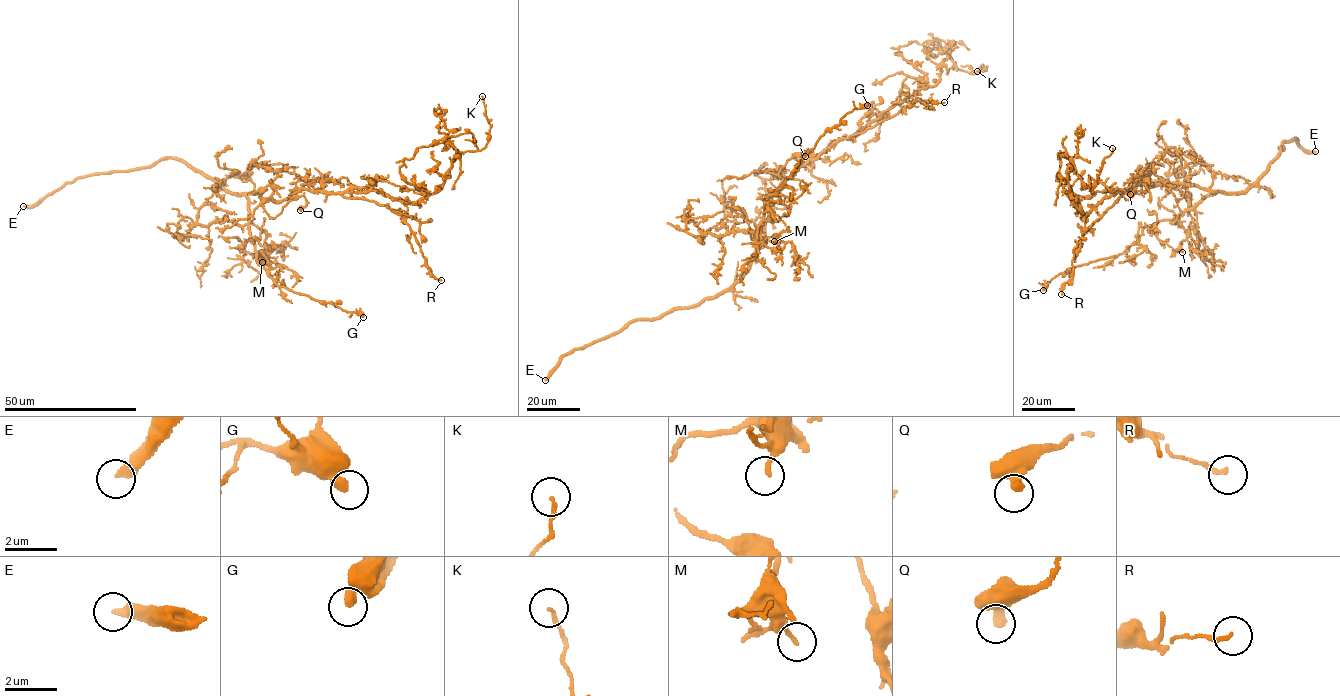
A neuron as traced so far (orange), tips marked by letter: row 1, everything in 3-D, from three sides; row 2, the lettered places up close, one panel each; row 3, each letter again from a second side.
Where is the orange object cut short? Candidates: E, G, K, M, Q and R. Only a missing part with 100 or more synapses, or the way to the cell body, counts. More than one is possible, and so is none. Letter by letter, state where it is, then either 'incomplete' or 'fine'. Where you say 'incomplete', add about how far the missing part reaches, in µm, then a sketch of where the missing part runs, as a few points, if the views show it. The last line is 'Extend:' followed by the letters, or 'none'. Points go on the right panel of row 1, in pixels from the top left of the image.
E: at (1315, 151); incomplete; about 100 µm are missing
G: at (1043, 290); fine
K: at (1112, 148); fine
M: at (1182, 252); fine
Q: at (1130, 194); fine
R: at (1061, 294); fine
Extend: E

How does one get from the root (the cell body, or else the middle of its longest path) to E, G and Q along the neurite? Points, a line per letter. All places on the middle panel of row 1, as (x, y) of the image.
E: (789, 179), (769, 202), (765, 242), (735, 284), (658, 318), (630, 320), (617, 332), (569, 351), (545, 380)
G: (789, 179), (770, 200), (765, 242), (758, 248), (765, 196), (775, 194), (826, 131), (854, 108), (867, 105)
Q: (789, 179), (782, 179), (767, 172), (776, 174), (787, 160), (810, 150), (805, 156)

